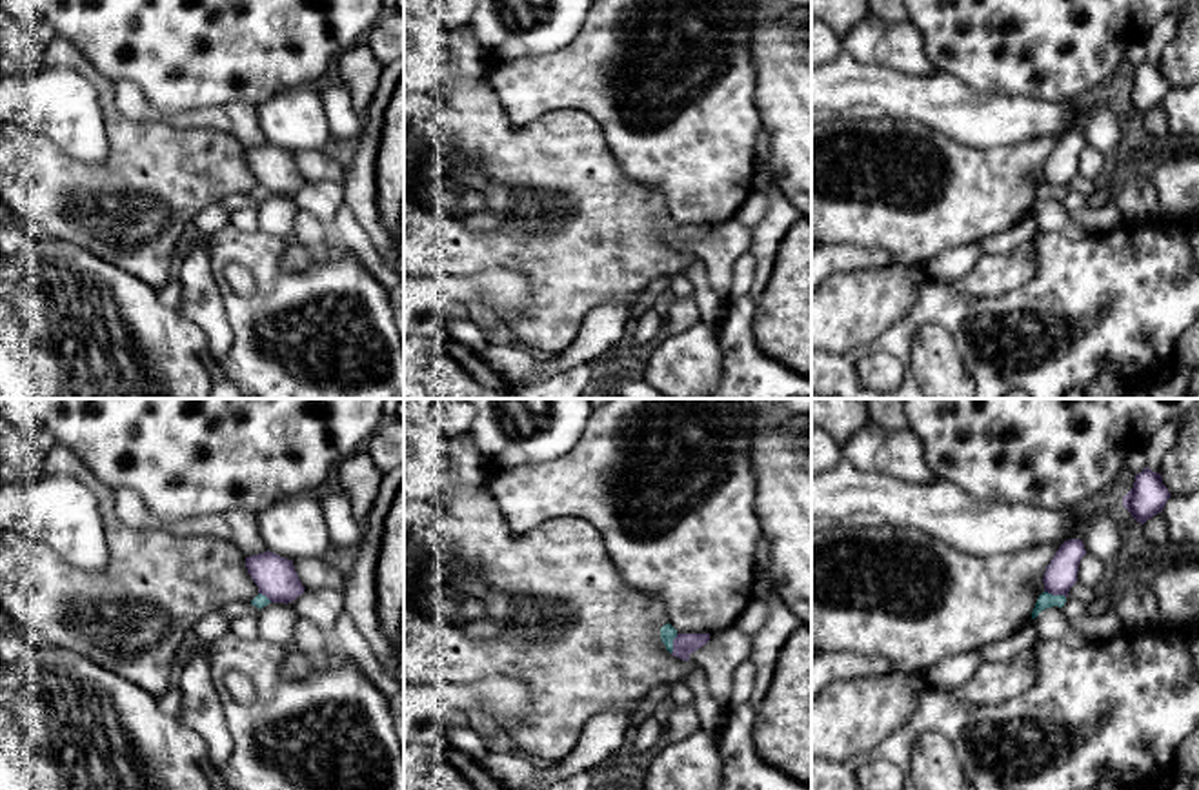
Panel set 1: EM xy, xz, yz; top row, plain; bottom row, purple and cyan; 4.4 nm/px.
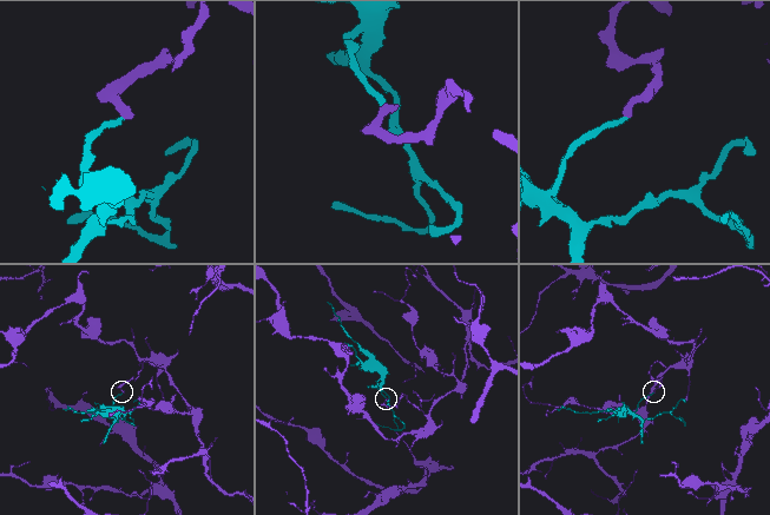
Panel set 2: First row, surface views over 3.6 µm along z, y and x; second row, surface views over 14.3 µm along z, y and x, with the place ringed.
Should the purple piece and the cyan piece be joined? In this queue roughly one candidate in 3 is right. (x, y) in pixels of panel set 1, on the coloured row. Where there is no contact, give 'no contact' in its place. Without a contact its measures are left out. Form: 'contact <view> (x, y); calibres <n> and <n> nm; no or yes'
contact yz (1056, 594); calibres 140 and 70 nm; no

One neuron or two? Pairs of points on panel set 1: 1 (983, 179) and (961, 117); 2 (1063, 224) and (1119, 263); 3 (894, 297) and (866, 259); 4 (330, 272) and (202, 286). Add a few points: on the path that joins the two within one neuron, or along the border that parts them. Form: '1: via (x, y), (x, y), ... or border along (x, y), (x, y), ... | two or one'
1: border along (934, 128), (976, 148), (1014, 146) | two
2: border along (1037, 233), (1063, 233), (1070, 237) | two
3: border along (896, 263), (885, 268), (854, 268), (832, 273) | two
4: border along (208, 243), (213, 277), (230, 324) | two

